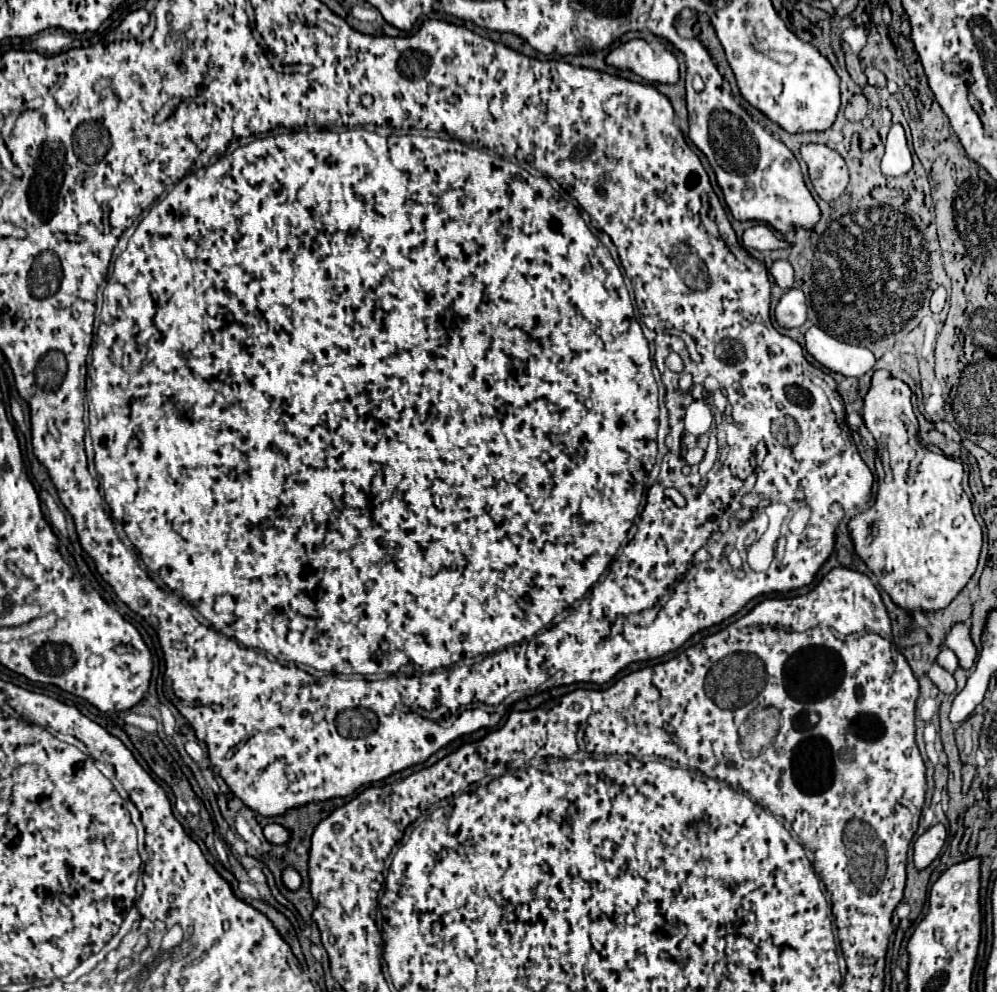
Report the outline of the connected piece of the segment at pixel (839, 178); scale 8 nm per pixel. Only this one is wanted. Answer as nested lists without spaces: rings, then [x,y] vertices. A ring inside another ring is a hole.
[[[809,143],[801,147],[801,157],[809,167],[813,189],[823,201],[835,201],[849,183],[849,173],[843,157],[827,145]]]

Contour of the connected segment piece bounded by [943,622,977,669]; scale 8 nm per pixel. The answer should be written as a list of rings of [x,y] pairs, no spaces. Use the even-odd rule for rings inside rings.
[[[969,622],[958,623],[951,627],[951,631],[945,635],[943,645],[953,649],[959,657],[959,663],[963,669],[971,667],[973,661],[967,659],[967,653],[977,653],[975,646],[970,639],[970,624]]]

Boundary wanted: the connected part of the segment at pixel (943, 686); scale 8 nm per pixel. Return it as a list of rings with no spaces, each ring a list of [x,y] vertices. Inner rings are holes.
[[[933,663],[931,671],[929,671],[929,677],[931,681],[945,693],[945,695],[951,695],[955,691],[955,679],[949,671],[945,671],[943,667],[939,667],[937,663]]]

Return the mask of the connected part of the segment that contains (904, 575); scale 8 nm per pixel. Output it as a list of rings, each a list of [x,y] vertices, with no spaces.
[[[885,369],[875,371],[873,375],[871,387],[865,395],[863,421],[879,445],[875,459],[879,493],[875,505],[869,511],[849,521],[855,551],[875,573],[879,585],[905,611],[913,613],[943,609],[969,583],[971,575],[977,569],[977,559],[981,551],[981,527],[973,515],[971,501],[961,487],[963,465],[955,459],[931,453],[929,449],[921,447],[917,439],[917,417],[911,409],[911,389],[903,381],[891,377]]]

